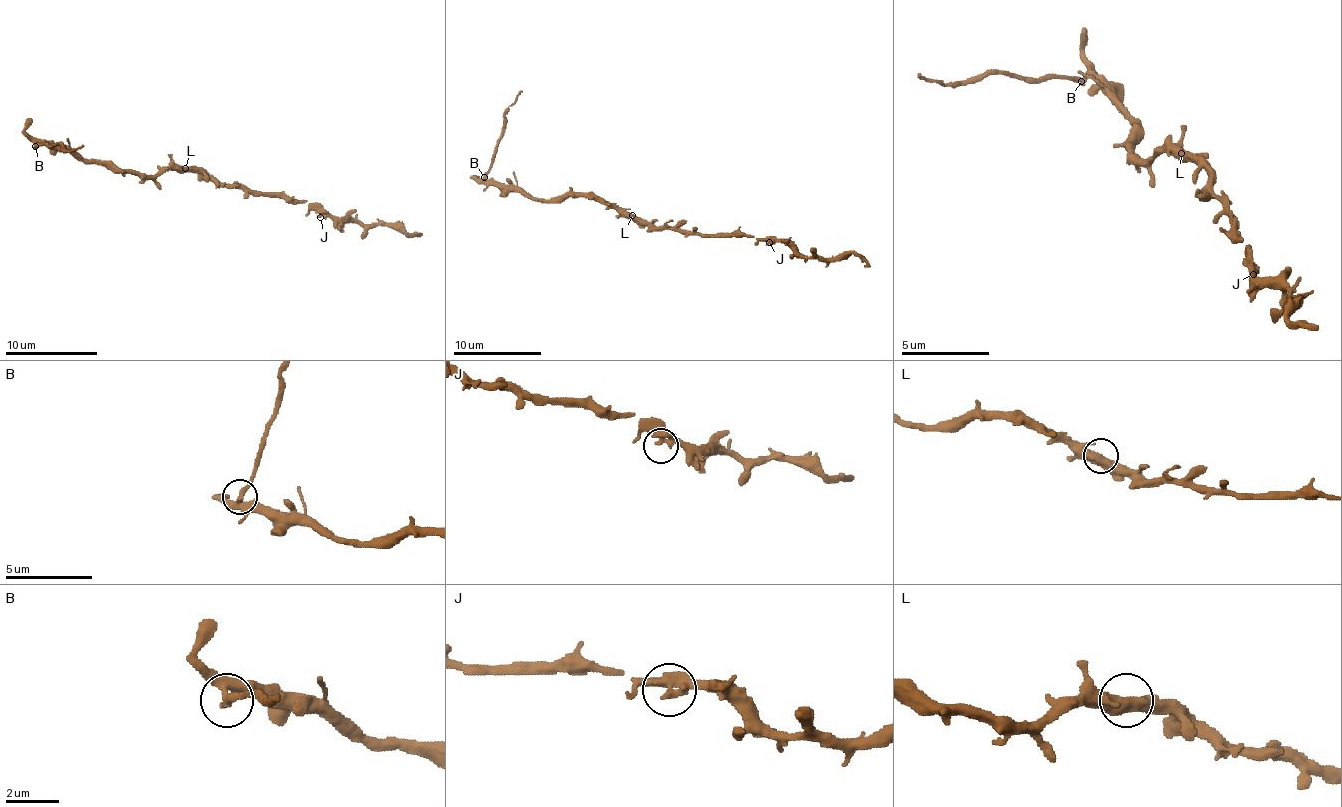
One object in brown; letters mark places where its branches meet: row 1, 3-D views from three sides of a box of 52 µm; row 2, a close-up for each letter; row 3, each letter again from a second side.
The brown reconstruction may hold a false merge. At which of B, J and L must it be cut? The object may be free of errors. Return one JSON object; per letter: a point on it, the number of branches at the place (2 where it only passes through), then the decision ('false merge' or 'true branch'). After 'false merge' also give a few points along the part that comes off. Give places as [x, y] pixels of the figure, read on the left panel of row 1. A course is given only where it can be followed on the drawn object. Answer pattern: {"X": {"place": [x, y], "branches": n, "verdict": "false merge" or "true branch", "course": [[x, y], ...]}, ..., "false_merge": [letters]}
{"B": {"place": [35, 146], "branches": 3, "verdict": "false merge", "course": [[35, 147], [57, 143], [64, 150], [84, 147]]}, "J": {"place": [320, 217], "branches": 3, "verdict": "true branch"}, "L": {"place": [185, 168], "branches": 3, "verdict": "true branch"}, "false_merge": ["B"]}

